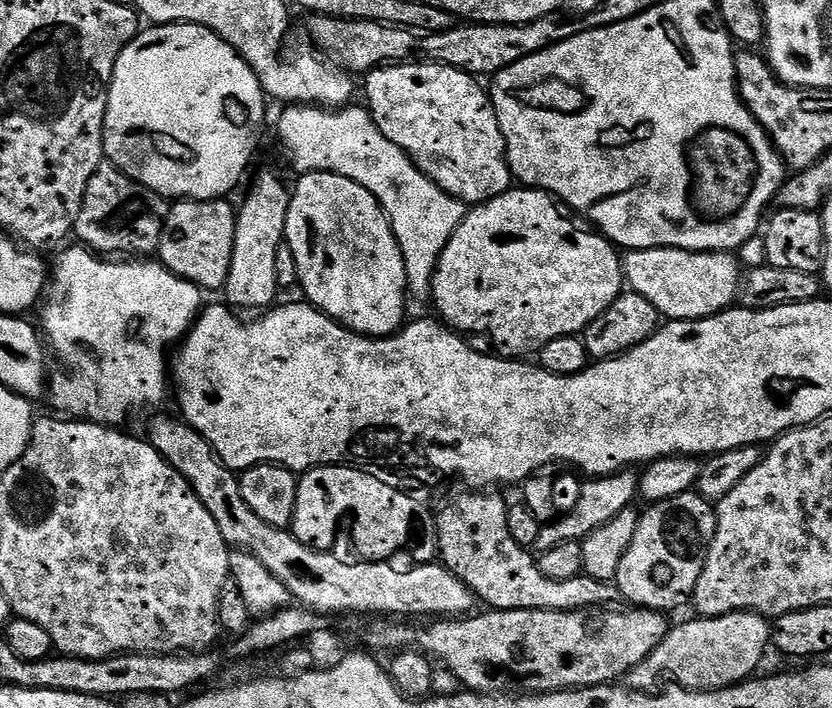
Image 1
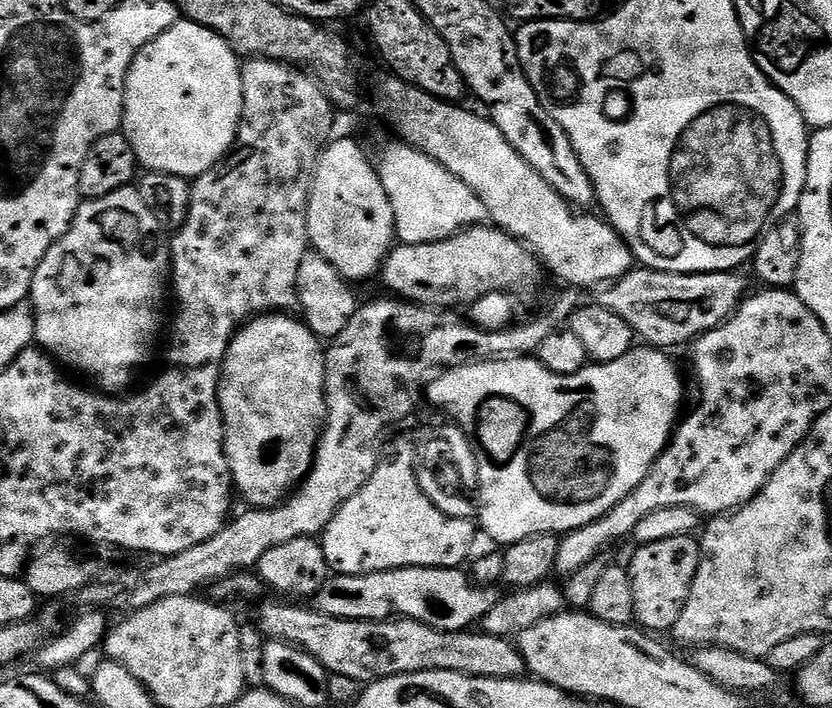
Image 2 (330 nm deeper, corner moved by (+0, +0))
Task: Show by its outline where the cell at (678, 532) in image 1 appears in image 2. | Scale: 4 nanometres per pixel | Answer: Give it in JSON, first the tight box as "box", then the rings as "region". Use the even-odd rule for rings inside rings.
{"box":[626,535,700,634],"region":[[[695,535],[675,536],[662,538],[662,542],[641,544],[635,550],[637,552],[633,554],[632,561],[627,561],[626,564],[630,586],[634,590],[635,623],[652,634],[671,633],[672,627],[678,622],[678,614],[682,614],[682,606],[686,606],[686,598],[690,598],[690,586],[694,586],[694,574],[698,574],[700,541]]]}

